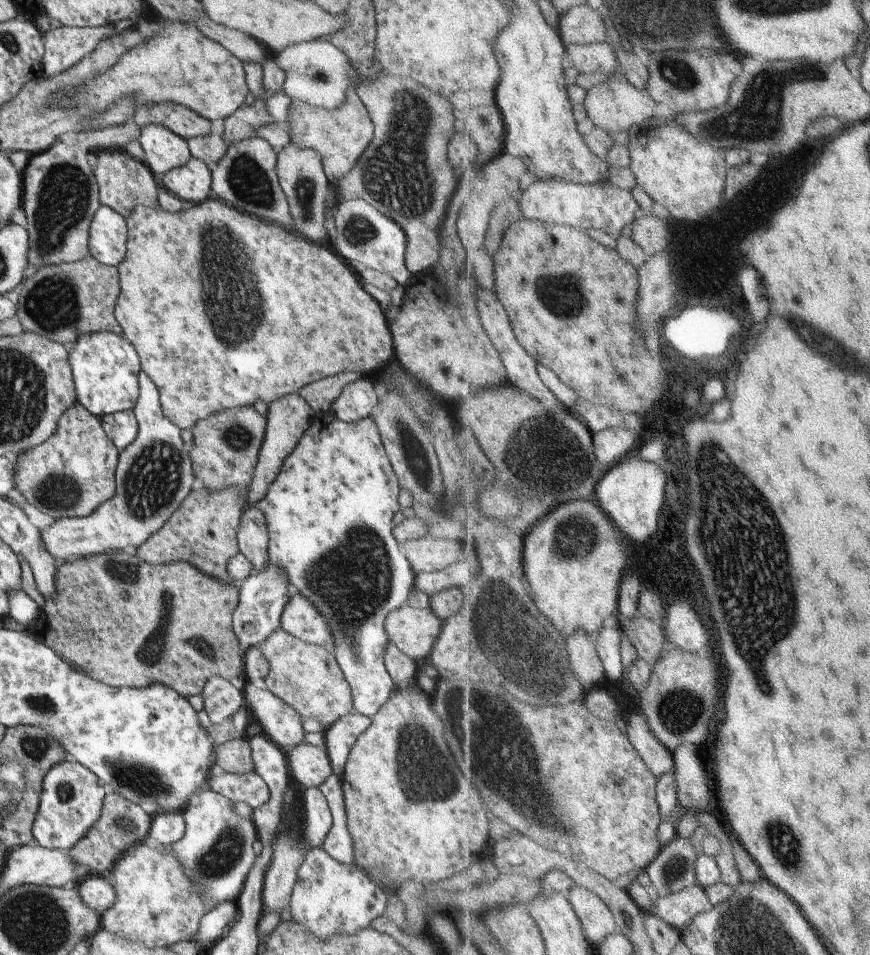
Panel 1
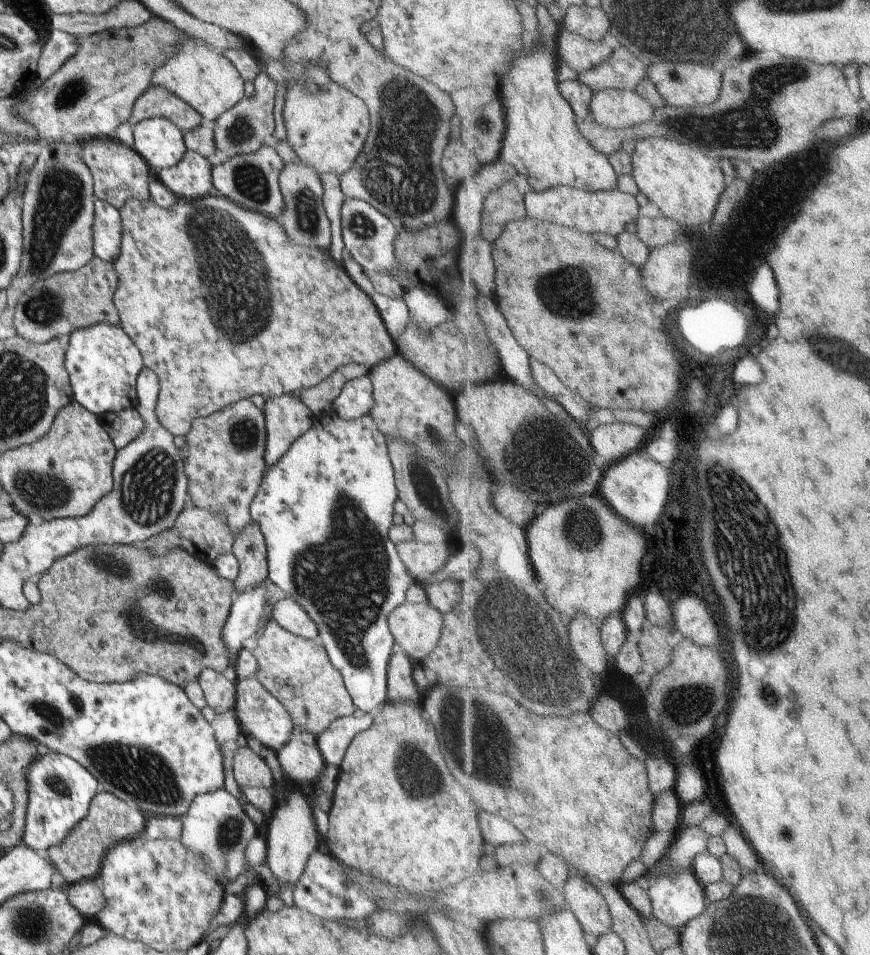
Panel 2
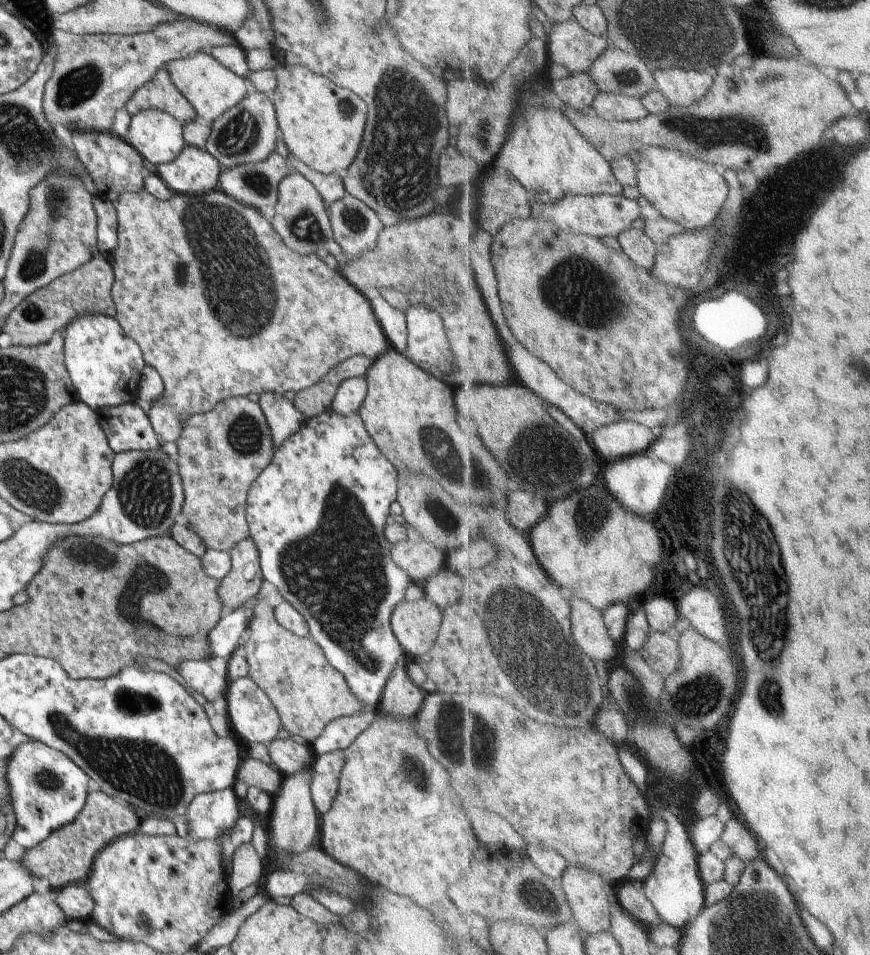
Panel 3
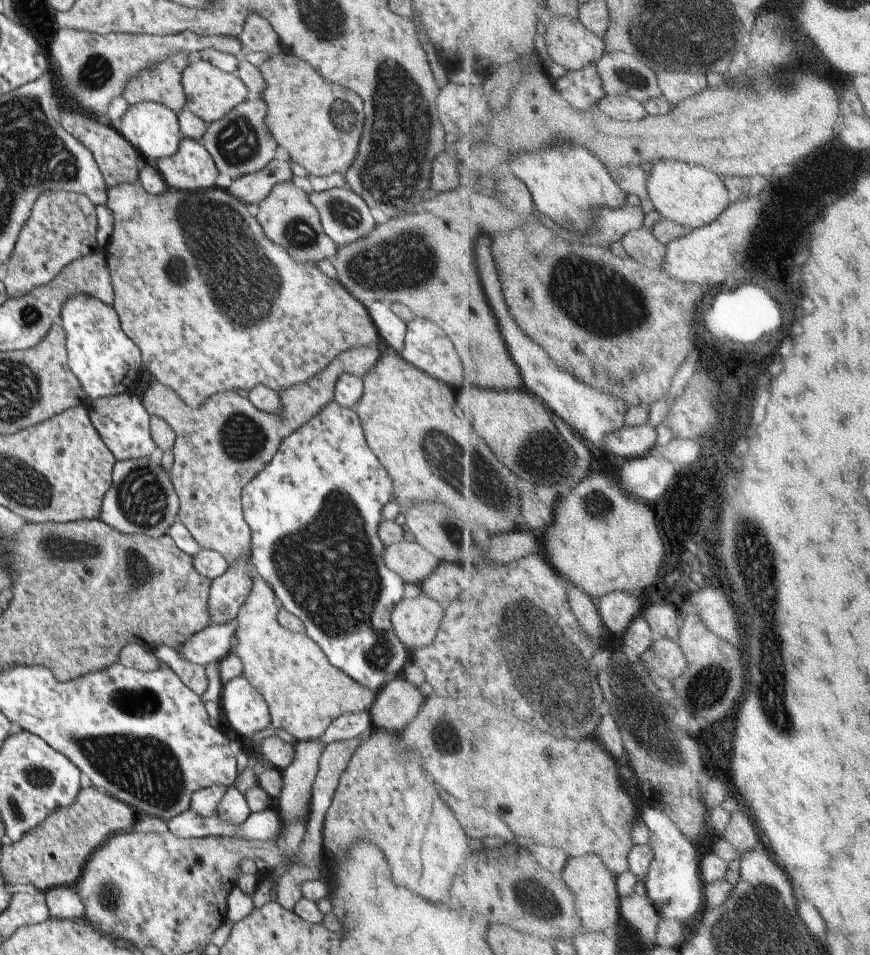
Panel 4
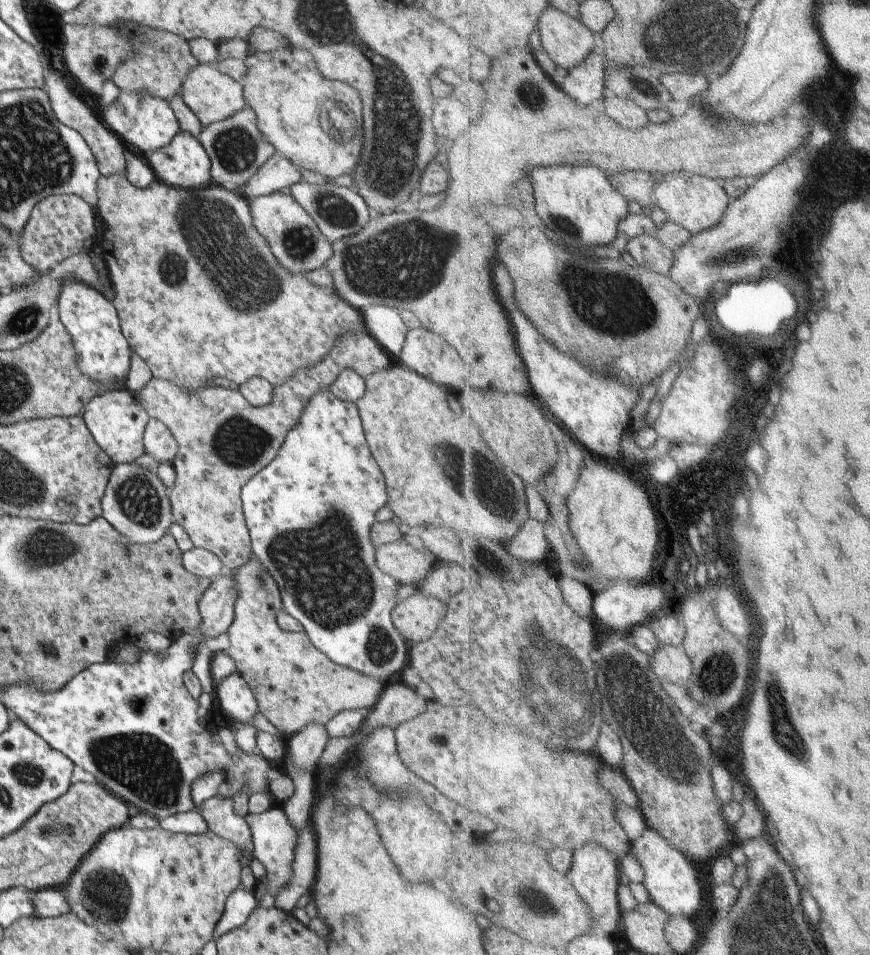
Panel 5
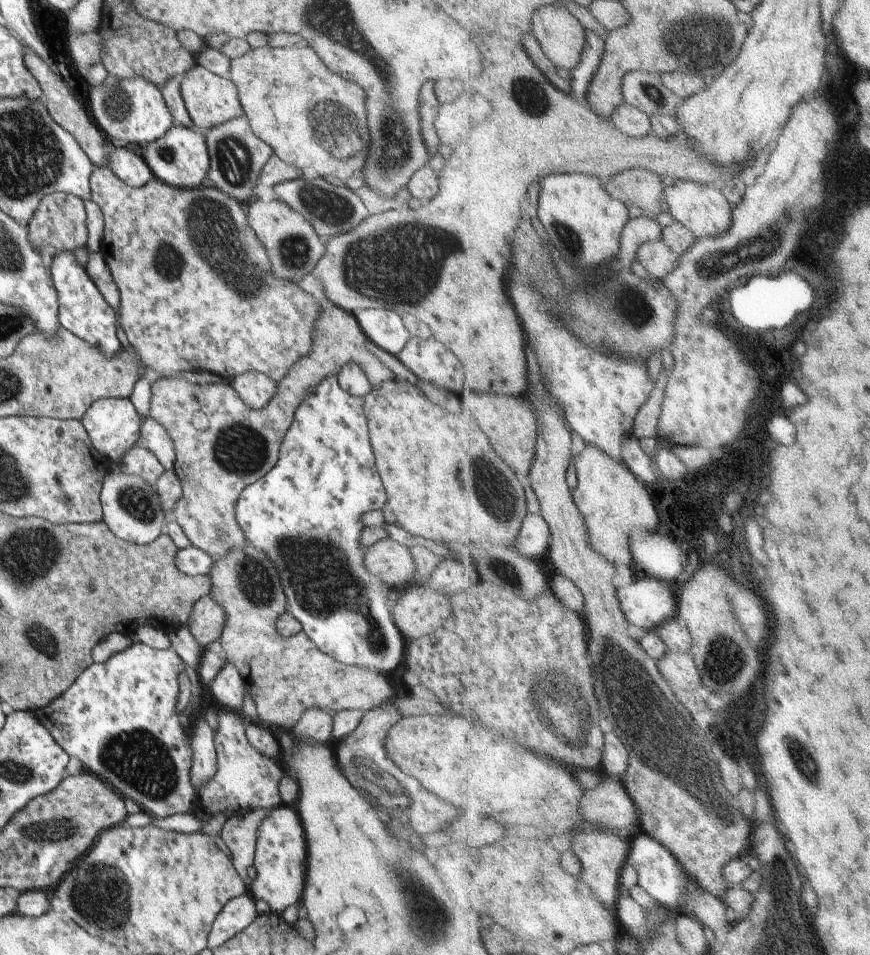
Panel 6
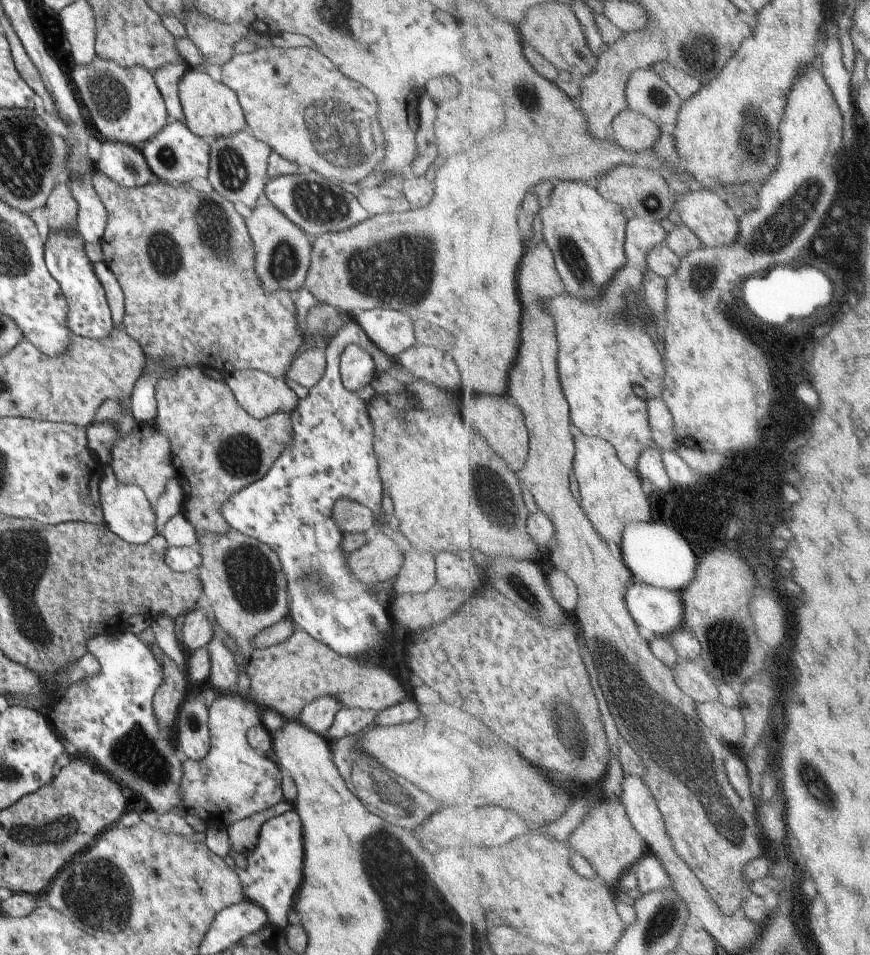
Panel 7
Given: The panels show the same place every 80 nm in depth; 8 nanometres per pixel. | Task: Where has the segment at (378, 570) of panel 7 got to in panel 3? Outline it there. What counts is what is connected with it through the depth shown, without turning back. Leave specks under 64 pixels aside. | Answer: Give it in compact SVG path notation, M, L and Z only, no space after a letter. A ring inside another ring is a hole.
M421 540L396 542L390 546L389 556L415 584L434 575L446 563L445 554Z

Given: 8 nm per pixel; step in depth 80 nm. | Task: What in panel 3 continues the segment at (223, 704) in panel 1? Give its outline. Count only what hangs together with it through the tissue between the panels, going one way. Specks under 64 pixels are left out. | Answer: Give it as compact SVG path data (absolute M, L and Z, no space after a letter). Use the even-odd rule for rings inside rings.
M179 661L174 666L177 674L187 682L189 688L196 690L206 701L211 702L226 691L227 682L223 675L217 674L206 661Z

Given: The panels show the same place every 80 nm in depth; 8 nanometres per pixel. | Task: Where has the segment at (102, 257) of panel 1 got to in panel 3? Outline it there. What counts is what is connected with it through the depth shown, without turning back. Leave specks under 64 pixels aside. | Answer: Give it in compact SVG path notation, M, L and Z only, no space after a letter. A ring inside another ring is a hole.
M93 198L92 205L96 216L96 247L101 255L109 256L117 239L116 212L109 201Z

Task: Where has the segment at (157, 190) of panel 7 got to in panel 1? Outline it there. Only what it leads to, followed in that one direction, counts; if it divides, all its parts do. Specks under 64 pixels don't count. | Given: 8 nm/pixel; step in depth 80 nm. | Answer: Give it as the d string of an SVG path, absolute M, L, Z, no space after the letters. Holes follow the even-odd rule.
M213 197L186 205L174 213L168 213L159 206L137 205L128 212L125 222L126 251L123 260L116 266L119 294L114 302L114 317L121 327L122 335L137 353L140 370L157 387L162 413L181 430L190 430L199 419L216 412L251 405L255 400L262 400L268 405L307 383L338 372L353 371L362 376L373 376L394 360L392 338L381 306L363 291L348 265L335 252L328 250L327 244L311 244L277 223L265 222L259 217L242 213L234 206Z

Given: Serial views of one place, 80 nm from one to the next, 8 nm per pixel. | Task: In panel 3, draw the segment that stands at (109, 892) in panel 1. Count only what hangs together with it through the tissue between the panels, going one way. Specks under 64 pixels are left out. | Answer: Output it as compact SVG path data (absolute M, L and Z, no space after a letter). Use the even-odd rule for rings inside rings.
M70 884L52 891L55 904L68 920L88 920L93 901L82 884Z

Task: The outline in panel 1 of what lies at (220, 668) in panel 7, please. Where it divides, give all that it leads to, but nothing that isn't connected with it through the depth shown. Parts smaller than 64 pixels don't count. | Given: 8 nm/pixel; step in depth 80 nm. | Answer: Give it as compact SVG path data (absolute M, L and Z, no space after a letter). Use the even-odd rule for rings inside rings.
M245 681L241 689L246 710L250 714L251 729L263 733L270 741L277 745L277 748L286 753L291 747L303 741L302 720L300 716L287 703L272 695L265 686Z

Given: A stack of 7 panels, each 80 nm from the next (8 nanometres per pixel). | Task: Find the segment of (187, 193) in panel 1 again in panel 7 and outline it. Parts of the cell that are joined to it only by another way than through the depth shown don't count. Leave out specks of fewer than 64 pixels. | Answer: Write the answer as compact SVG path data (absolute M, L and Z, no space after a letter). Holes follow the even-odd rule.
M184 121L166 123L149 140L138 148L150 171L159 181L185 185L195 178L205 178L208 173L209 141L191 134Z

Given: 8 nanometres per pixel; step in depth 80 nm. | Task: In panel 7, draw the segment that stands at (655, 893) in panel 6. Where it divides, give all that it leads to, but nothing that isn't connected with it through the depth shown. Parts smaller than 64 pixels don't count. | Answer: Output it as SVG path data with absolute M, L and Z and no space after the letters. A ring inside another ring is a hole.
M649 850L634 866L638 878L638 890L644 895L654 890L673 887L673 882L660 858Z

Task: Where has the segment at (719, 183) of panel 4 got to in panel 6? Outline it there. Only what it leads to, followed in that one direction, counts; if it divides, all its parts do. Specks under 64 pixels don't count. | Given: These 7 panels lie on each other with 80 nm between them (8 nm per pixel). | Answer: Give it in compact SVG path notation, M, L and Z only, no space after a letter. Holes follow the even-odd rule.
M677 182L676 185L666 188L666 195L670 206L670 214L674 220L683 223L690 228L697 237L718 237L724 235L732 225L731 204L727 198L721 194L719 186L716 184Z

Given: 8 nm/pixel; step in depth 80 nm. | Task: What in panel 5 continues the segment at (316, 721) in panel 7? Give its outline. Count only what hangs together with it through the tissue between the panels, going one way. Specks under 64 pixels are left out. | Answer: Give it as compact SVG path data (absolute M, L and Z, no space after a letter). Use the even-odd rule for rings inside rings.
M312 722L302 726L302 729L291 735L287 745L293 764L313 774L328 739L322 724Z

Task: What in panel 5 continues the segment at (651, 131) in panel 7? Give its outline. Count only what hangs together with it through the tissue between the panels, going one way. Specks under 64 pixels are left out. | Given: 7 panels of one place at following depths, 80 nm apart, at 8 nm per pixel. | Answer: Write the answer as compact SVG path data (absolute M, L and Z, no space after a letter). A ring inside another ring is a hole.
M610 94L610 96L603 99L603 102L608 116L626 129L631 129L632 131L643 129L649 122L645 109L636 105L632 100Z

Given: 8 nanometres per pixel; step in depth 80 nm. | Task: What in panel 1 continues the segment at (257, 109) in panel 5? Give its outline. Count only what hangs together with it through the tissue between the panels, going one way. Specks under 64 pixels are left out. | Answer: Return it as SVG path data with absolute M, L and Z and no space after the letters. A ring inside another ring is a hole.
M347 89L342 105L331 110L291 99L286 116L286 130L289 142L300 149L311 149L319 155L323 174L329 182L341 178L351 170L372 137L372 124L367 109L353 89Z

